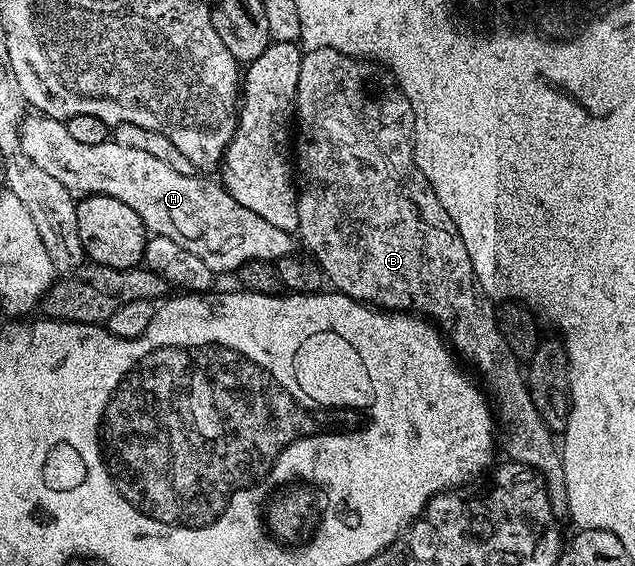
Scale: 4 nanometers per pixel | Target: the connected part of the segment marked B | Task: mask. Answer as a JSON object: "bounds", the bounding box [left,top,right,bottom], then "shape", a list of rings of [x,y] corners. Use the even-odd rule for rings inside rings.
{"bounds":[295,47,565,508],"shape":[[[320,47],[314,51],[305,51],[301,56],[299,65],[299,89],[297,90],[297,105],[295,108],[295,175],[299,180],[300,191],[297,197],[297,212],[299,213],[299,225],[296,234],[301,235],[303,242],[309,246],[308,254],[316,259],[321,267],[324,278],[334,283],[336,290],[342,295],[351,297],[360,303],[368,303],[378,309],[390,311],[403,311],[416,313],[422,317],[428,317],[444,334],[448,342],[455,348],[456,354],[466,364],[474,363],[477,366],[476,374],[483,380],[490,396],[497,395],[495,399],[495,411],[503,422],[509,426],[509,436],[505,439],[505,447],[509,450],[508,458],[515,463],[526,463],[533,467],[539,474],[545,476],[549,485],[549,498],[553,501],[554,508],[565,507],[565,478],[561,468],[561,456],[558,444],[553,444],[554,436],[551,434],[541,415],[535,409],[531,401],[531,393],[527,386],[526,376],[523,374],[522,364],[511,353],[507,341],[503,341],[503,333],[497,324],[497,312],[494,300],[486,295],[475,277],[475,269],[471,265],[471,257],[467,253],[467,245],[463,245],[463,237],[455,229],[455,221],[447,217],[447,209],[439,201],[435,189],[427,181],[427,177],[417,167],[418,156],[413,155],[413,143],[409,138],[415,135],[415,103],[408,99],[401,91],[396,79],[389,74],[386,68],[379,63],[367,59],[358,59],[355,55],[339,53],[330,47]]]}

